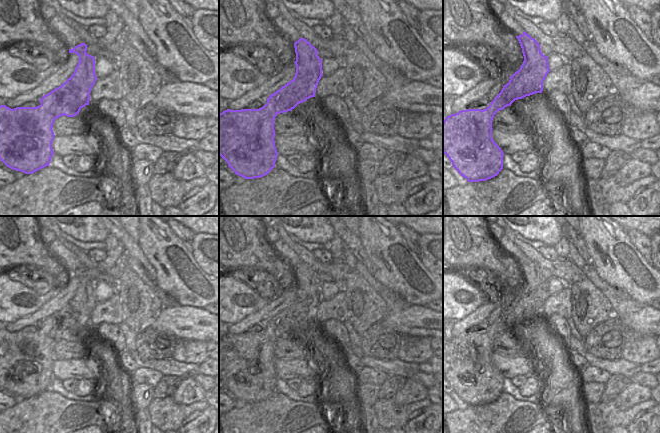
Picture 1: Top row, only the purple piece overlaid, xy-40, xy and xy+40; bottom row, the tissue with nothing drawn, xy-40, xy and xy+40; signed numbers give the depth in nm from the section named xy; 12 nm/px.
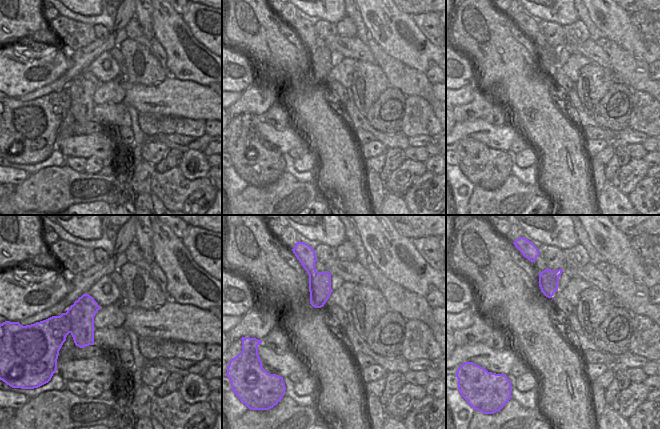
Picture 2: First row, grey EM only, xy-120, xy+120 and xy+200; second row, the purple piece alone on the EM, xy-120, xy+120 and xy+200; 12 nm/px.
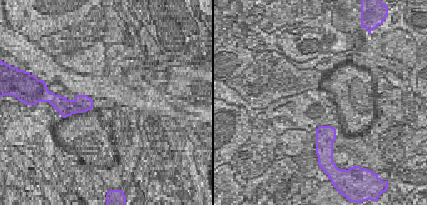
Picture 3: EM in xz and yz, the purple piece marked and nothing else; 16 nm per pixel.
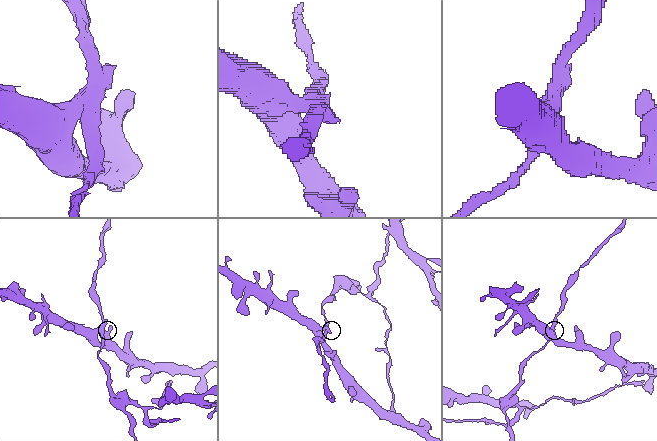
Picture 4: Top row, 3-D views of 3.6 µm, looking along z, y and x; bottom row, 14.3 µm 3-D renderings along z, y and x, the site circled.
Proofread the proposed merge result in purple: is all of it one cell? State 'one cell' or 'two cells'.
two cells

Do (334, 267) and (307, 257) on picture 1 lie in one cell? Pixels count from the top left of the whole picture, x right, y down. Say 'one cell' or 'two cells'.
one cell

